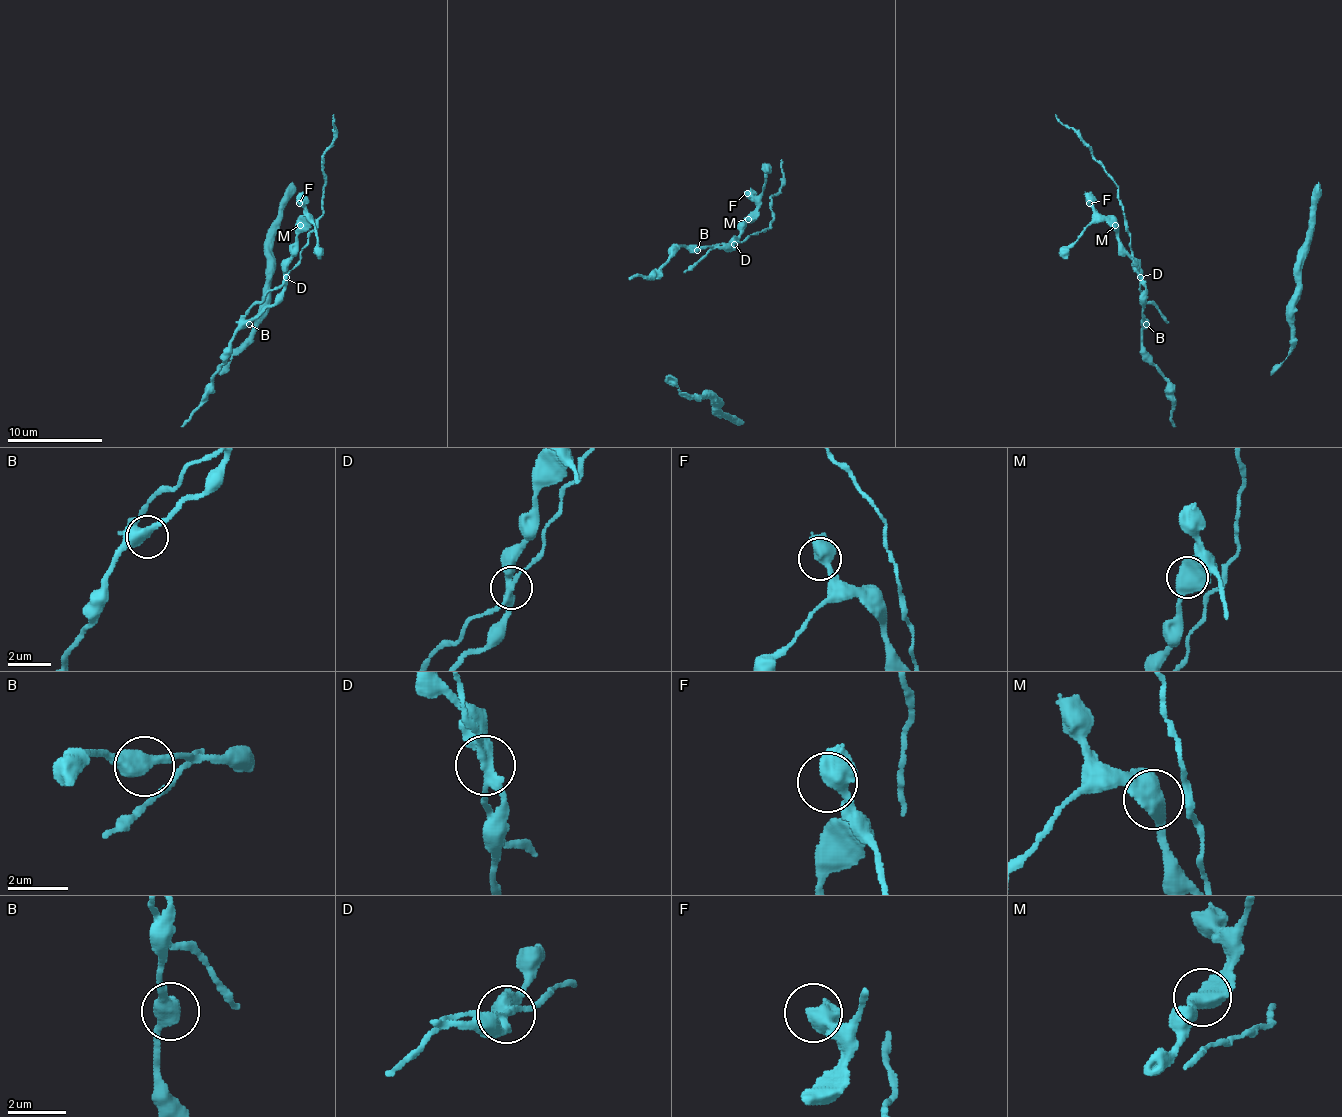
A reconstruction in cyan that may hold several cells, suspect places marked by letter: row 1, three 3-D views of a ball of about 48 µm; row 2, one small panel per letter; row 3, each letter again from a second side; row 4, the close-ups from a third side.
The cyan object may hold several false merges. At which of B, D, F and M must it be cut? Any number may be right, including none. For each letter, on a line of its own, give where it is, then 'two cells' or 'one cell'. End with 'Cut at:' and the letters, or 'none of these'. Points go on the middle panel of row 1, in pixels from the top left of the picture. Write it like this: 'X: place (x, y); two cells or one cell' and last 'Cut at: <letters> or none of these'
B: place (697, 250); one cell
D: place (734, 244); two cells
F: place (747, 193); one cell
M: place (748, 219); one cell
Cut at: D

